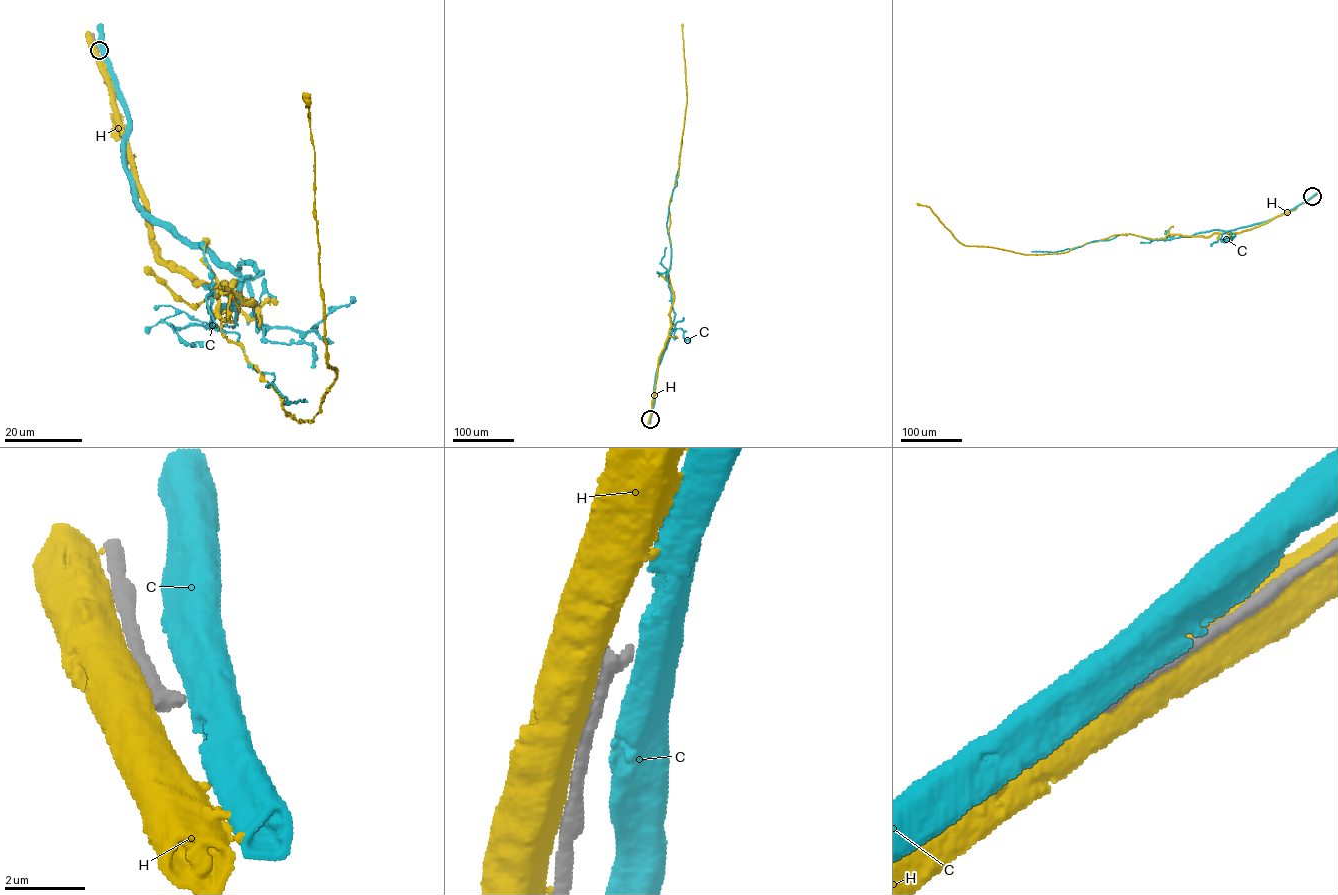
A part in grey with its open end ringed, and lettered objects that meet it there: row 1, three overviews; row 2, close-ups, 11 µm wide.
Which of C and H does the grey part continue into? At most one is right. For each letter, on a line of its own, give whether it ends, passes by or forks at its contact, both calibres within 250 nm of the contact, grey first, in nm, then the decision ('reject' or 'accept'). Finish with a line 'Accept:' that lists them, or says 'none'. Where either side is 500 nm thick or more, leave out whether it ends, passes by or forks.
C: 400/800 nm | reject
H: 320/750 nm | reject
Accept: none

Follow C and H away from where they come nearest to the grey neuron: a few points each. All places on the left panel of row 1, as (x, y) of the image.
C: (101, 50), (134, 197), (262, 272), (211, 324), (235, 324), (222, 289), (215, 327), (307, 401)
H: (96, 47), (155, 251), (234, 283), (221, 331), (300, 422), (336, 378), (306, 94)

